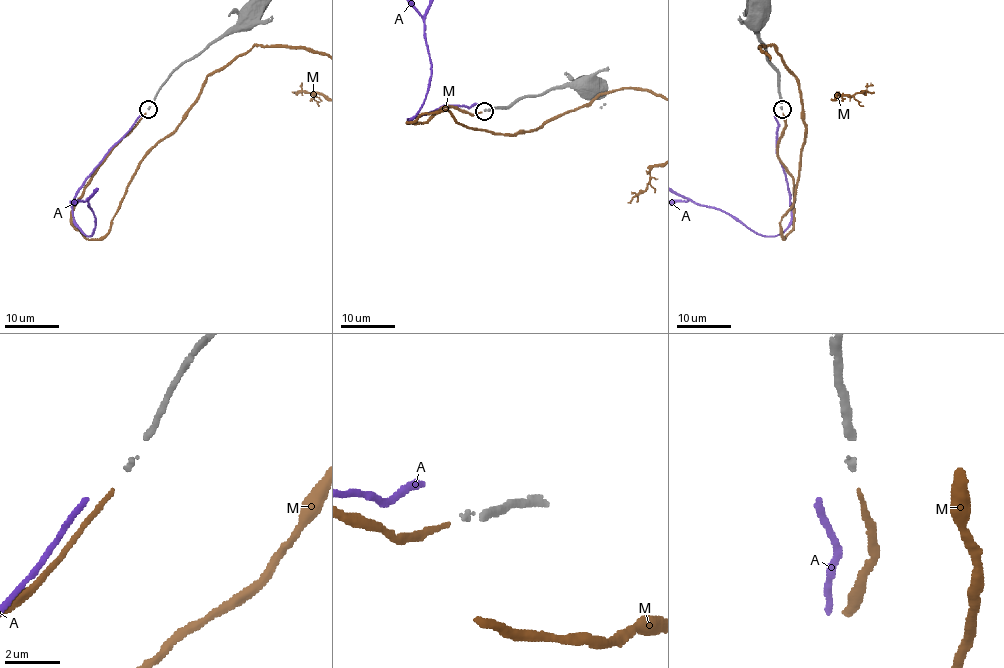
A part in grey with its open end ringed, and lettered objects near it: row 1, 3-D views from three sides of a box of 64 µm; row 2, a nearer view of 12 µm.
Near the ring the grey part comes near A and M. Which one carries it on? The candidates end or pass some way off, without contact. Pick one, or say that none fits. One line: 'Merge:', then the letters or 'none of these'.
Merge: M

